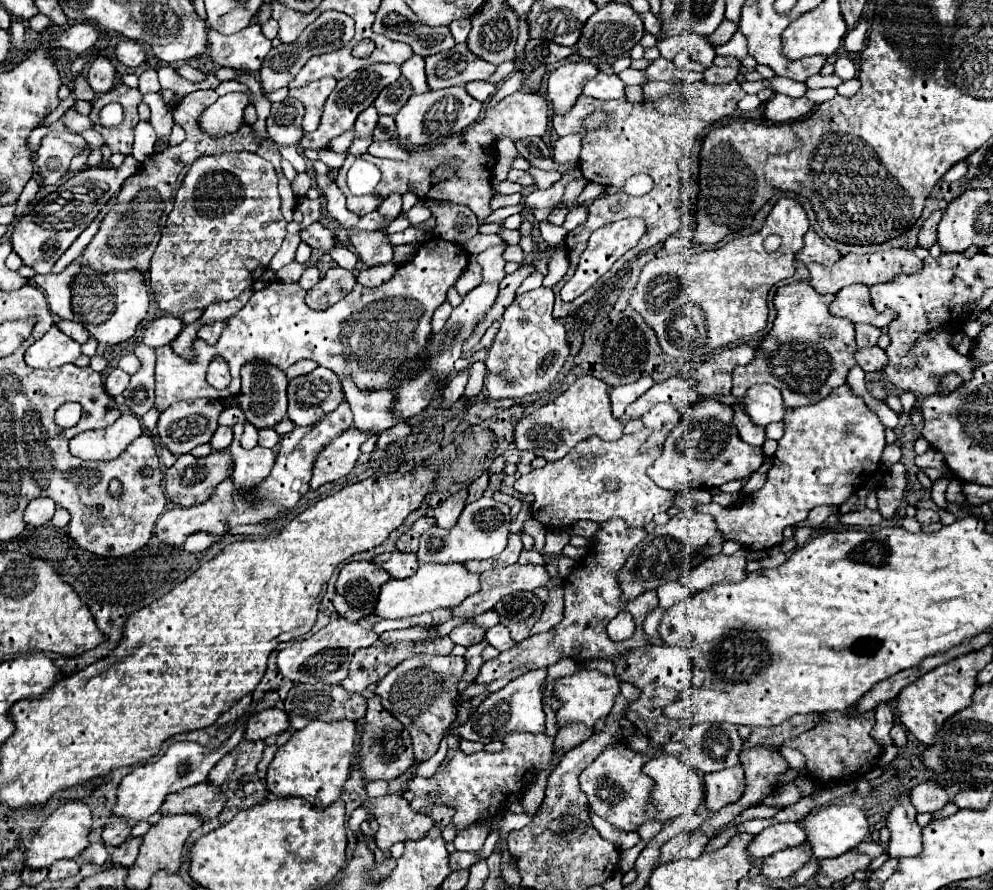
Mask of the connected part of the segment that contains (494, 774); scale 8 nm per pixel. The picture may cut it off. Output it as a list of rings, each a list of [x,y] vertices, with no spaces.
[[[512,732],[506,736],[504,748],[496,754],[464,754],[458,746],[458,736],[448,734],[446,760],[430,778],[416,776],[408,788],[414,796],[430,796],[436,806],[454,808],[456,812],[452,816],[452,824],[458,828],[466,828],[484,818],[502,816],[510,808],[510,804],[518,802],[528,786],[536,782],[536,776],[547,768],[552,760],[553,750],[554,738],[550,738],[546,732]]]

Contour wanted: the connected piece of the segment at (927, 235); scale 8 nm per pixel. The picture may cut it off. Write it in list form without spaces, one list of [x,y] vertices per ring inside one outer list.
[[[936,210],[936,212],[932,212],[928,216],[928,220],[924,222],[924,226],[920,228],[920,232],[918,232],[918,246],[920,248],[930,250],[936,244],[936,228],[938,228],[940,218],[942,218],[942,212]]]

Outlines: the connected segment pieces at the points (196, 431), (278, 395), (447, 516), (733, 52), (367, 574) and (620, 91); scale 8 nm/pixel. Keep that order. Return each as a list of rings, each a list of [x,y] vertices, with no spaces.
[[[188,400],[188,402],[176,402],[170,408],[166,408],[158,418],[158,436],[164,442],[164,446],[178,458],[182,454],[188,454],[192,448],[210,442],[212,434],[218,428],[218,416],[222,412],[222,404],[218,400]]]
[[[254,360],[240,370],[240,376],[242,376],[242,388],[240,388],[240,394],[236,396],[236,400],[238,400],[238,406],[242,408],[242,412],[246,414],[246,420],[250,424],[254,424],[256,428],[276,426],[286,416],[286,408],[288,408],[286,372],[272,364],[264,364],[264,360]]]
[[[460,490],[460,492],[452,494],[448,500],[444,500],[440,506],[428,510],[426,516],[432,516],[436,520],[436,526],[440,526],[440,528],[452,528],[458,522],[460,512],[466,506],[466,496],[468,496],[468,492]]]
[[[736,32],[728,44],[724,44],[724,46],[720,46],[720,48],[714,48],[714,50],[716,50],[716,54],[722,54],[722,56],[736,56],[738,60],[748,54],[746,38],[744,38],[740,32]]]
[[[350,562],[340,570],[336,582],[334,608],[338,616],[358,622],[374,614],[376,600],[382,584],[390,580],[390,574],[378,568],[374,562]]]
[[[598,72],[592,80],[588,80],[588,84],[584,86],[584,94],[592,96],[592,98],[622,98],[624,96],[624,82],[612,74],[604,74]]]

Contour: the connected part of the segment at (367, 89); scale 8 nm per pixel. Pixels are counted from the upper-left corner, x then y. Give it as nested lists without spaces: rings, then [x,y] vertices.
[[[372,64],[372,66],[364,68],[364,70],[352,72],[350,76],[342,78],[338,82],[338,86],[334,88],[334,92],[328,96],[326,104],[324,104],[324,114],[322,114],[318,130],[312,132],[312,134],[304,134],[304,138],[300,140],[300,150],[320,150],[320,148],[326,148],[328,142],[334,136],[340,136],[342,132],[352,130],[352,126],[356,122],[356,116],[362,110],[366,110],[376,100],[376,96],[382,92],[382,88],[386,88],[392,82],[396,82],[398,78],[400,78],[400,68],[396,64]]]

